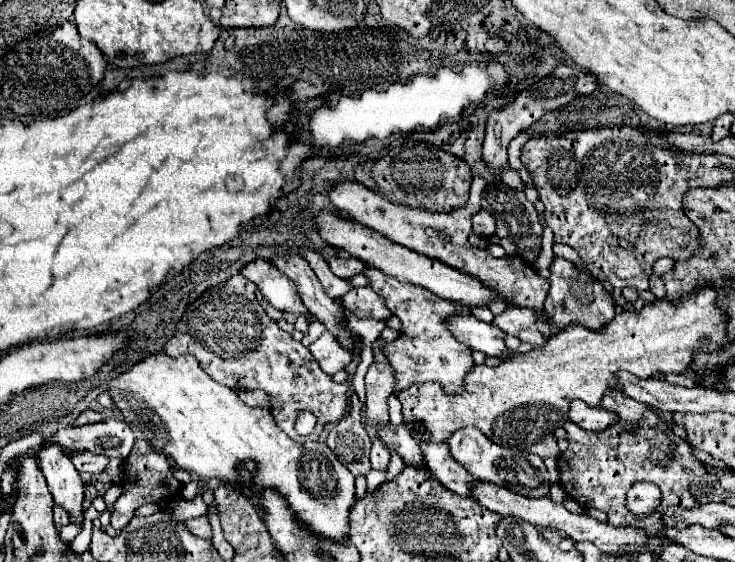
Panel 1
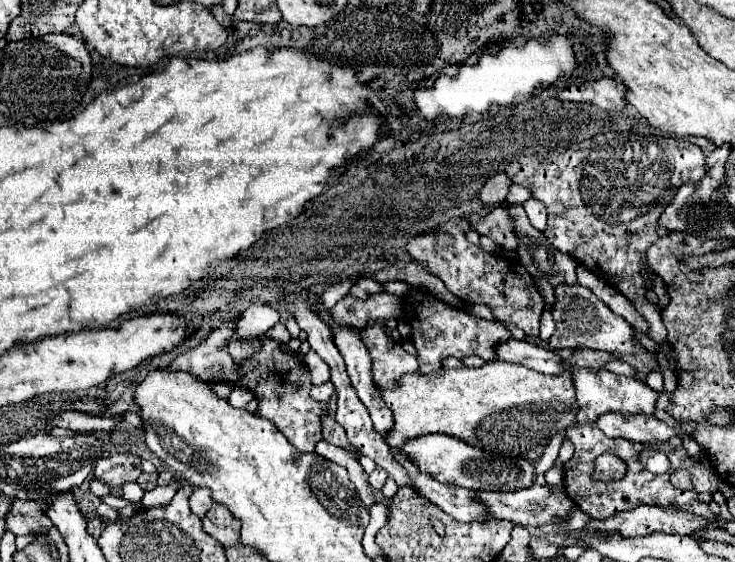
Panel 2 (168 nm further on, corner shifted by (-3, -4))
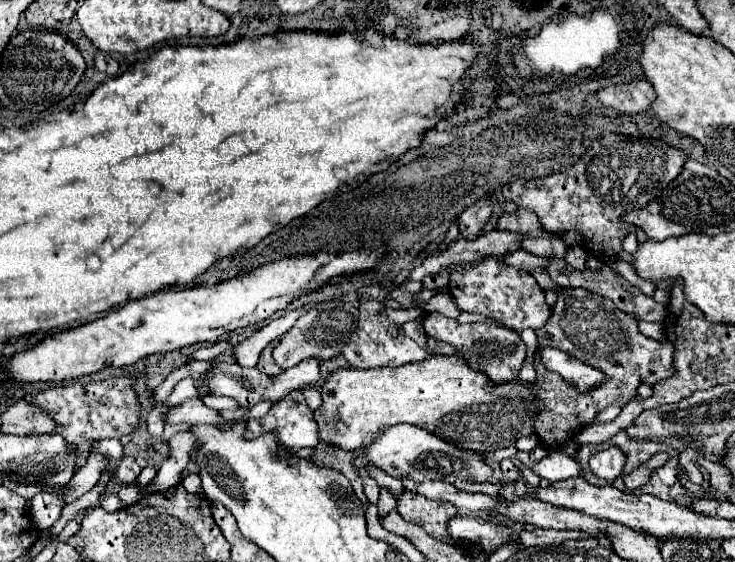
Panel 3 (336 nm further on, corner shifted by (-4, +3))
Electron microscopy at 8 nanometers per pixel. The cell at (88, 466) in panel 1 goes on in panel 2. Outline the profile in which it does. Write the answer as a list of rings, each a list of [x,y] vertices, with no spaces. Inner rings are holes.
[[[115,453],[103,459],[103,473],[95,473],[95,477],[111,487],[121,487],[129,481],[137,481],[141,473],[141,459],[137,455]]]

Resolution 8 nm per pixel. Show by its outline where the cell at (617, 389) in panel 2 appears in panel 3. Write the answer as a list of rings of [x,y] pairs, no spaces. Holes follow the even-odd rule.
[[[542,348],[540,350],[540,360],[548,366],[550,372],[560,374],[568,382],[572,382],[580,392],[586,392],[588,388],[594,388],[604,382],[604,374],[570,354],[556,350],[556,348]]]

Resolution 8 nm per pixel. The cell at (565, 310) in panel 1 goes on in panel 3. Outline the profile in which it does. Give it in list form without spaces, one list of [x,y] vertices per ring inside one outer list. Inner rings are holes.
[[[564,288],[558,294],[558,302],[552,308],[548,324],[536,330],[536,336],[538,336],[538,348],[550,346],[564,350],[570,356],[586,362],[588,366],[594,366],[596,370],[604,372],[606,376],[602,386],[596,386],[588,392],[580,392],[568,380],[546,370],[540,358],[536,356],[534,386],[538,390],[538,400],[544,404],[544,408],[532,420],[538,440],[552,450],[570,442],[578,434],[578,430],[590,424],[596,418],[596,414],[602,412],[606,406],[610,404],[624,406],[628,400],[632,400],[640,384],[654,386],[656,382],[674,376],[676,348],[670,340],[658,342],[642,336],[638,330],[638,320],[618,310],[612,304],[612,300],[596,296],[584,288],[568,288],[568,290]]]

